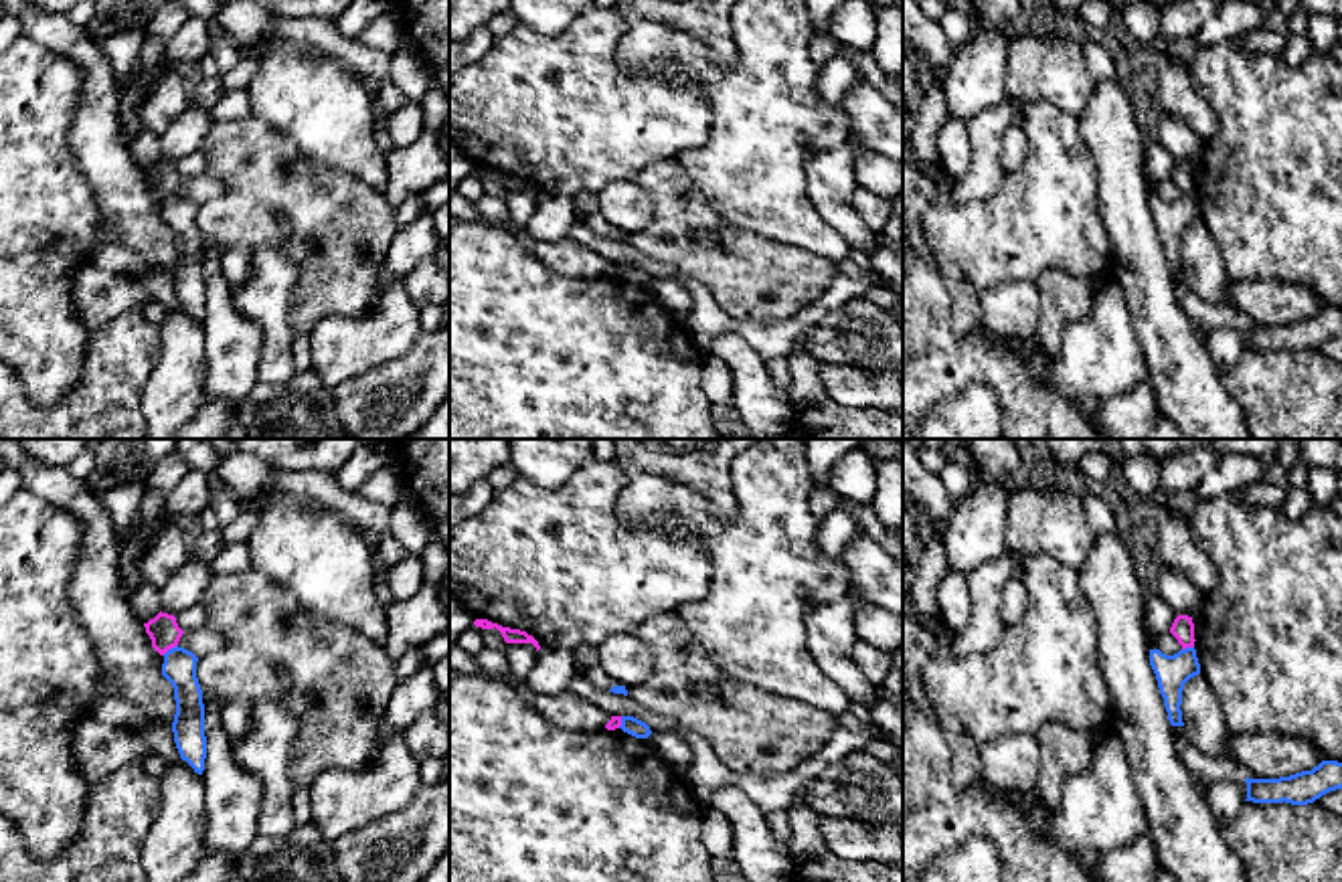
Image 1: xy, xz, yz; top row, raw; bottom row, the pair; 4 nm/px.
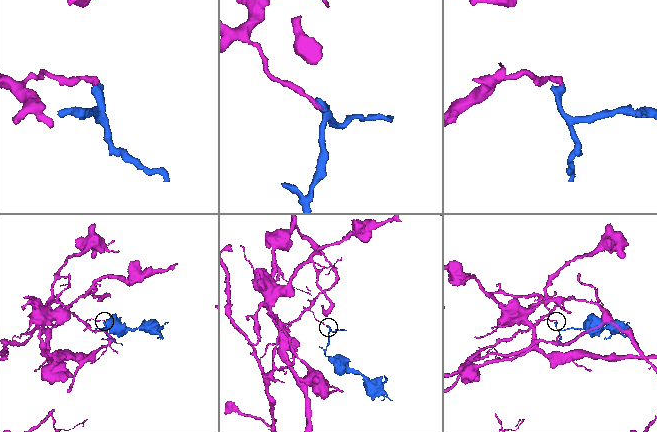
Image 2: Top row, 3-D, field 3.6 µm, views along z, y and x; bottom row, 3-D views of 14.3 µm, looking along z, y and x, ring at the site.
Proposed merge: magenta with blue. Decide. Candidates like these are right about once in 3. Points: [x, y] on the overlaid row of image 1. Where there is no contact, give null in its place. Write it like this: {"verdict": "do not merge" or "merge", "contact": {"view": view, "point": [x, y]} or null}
{"verdict": "do not merge", "contact": {"view": "xy", "point": [169, 648]}}

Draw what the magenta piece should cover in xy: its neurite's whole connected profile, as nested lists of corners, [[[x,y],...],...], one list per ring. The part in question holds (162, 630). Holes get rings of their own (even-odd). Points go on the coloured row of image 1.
[[[158,613],[154,619],[150,619],[148,623],[144,623],[146,633],[152,639],[152,647],[164,655],[168,649],[176,647],[180,637],[182,637],[182,629],[176,623],[174,615],[168,613]]]

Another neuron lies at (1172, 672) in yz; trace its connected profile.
[[[1186,647],[1174,655],[1166,655],[1160,649],[1150,649],[1150,666],[1156,674],[1170,724],[1184,726],[1180,710],[1182,690],[1190,678],[1200,674],[1196,649]]]

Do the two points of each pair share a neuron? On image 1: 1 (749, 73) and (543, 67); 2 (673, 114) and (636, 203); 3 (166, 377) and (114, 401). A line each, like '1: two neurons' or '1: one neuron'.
1: two neurons
2: two neurons
3: two neurons

